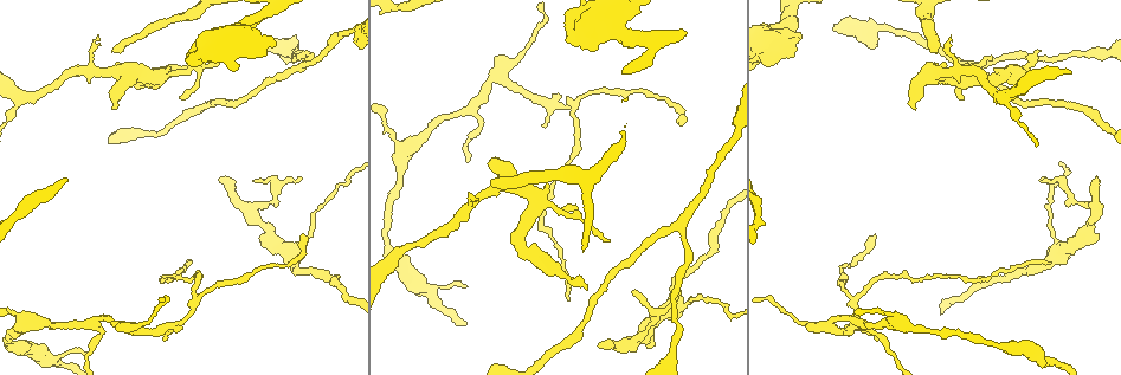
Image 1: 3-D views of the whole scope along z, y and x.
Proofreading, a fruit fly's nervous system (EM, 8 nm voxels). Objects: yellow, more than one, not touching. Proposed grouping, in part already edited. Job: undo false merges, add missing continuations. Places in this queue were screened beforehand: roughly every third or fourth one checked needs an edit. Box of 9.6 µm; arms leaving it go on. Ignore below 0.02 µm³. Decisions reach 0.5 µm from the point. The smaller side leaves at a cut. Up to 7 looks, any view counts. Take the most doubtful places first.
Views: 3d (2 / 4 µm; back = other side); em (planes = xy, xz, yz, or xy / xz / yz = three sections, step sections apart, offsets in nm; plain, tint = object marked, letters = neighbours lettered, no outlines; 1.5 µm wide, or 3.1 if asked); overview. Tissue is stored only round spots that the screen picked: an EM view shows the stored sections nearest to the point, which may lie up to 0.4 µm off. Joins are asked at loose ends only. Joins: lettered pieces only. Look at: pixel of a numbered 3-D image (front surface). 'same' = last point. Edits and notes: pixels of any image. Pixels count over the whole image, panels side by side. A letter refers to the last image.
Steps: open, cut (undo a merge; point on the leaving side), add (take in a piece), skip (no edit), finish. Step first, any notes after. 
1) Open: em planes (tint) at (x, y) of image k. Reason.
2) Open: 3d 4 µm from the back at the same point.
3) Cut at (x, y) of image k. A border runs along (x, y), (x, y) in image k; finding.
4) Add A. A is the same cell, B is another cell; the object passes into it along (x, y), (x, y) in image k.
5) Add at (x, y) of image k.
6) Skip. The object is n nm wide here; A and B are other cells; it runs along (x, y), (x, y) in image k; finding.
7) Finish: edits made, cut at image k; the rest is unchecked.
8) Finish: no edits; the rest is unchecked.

Open: em yz step 8 (tint) at (876, 325) of image 1. Sudden change in width.

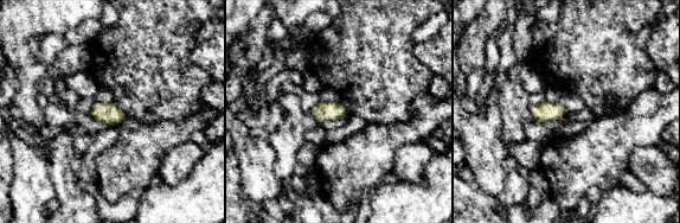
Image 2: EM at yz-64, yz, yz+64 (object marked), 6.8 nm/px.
Open: em planes (tint) at the same point.

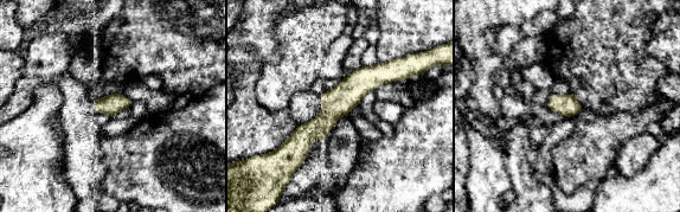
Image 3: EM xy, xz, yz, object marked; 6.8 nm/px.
Open: em planes (letters) at the same point. What lies round it.

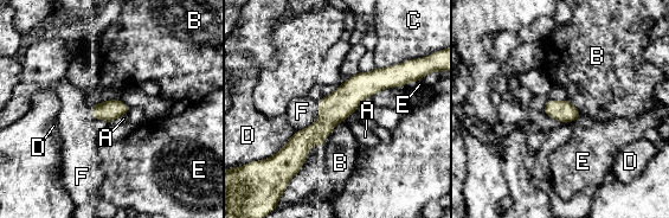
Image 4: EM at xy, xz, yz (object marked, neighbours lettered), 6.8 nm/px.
Skip. A, B, C, D, E and F are other cells; a border runs along (127, 114), (120, 115), (113, 122) in image 4; continuous, no second cell.

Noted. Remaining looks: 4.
Open: em planes (letters) at (547, 125) of image 1. Branch stops here.

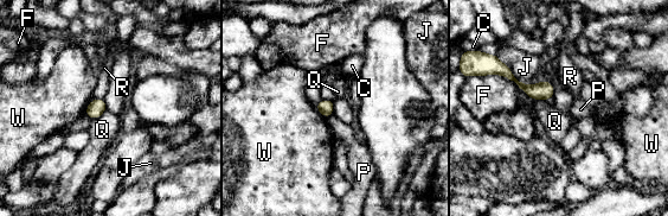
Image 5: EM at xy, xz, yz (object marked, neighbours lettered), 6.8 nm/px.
Skip. C, F, J, P, Q, R and W are other cells; it runs along (502, 71), (530, 90), (551, 93) in image 5; none of them fits.

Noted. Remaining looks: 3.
Open: 3d 2 µm at (621, 35) of image 1. Abrupt turn.

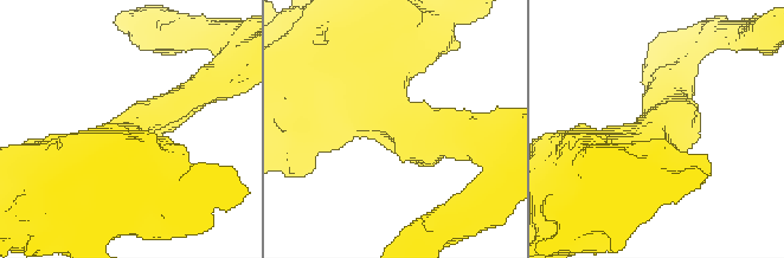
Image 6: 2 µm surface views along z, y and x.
Open: em planes (letters) at (653, 120) of image 6. The arms are 280, 700 nm wide.

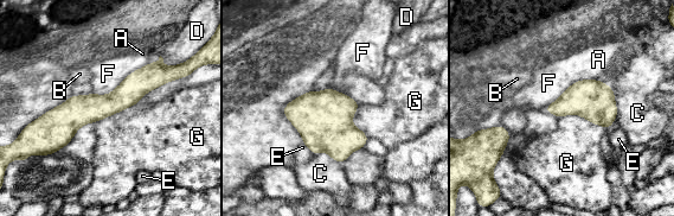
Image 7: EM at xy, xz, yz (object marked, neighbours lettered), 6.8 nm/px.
Skip. A, B, C, D, E, F and G are other cells; it runs along (155, 82), (24, 134) in image 7; one cell here.

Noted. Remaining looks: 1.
Finish: no edits; the rest is unchecked.

